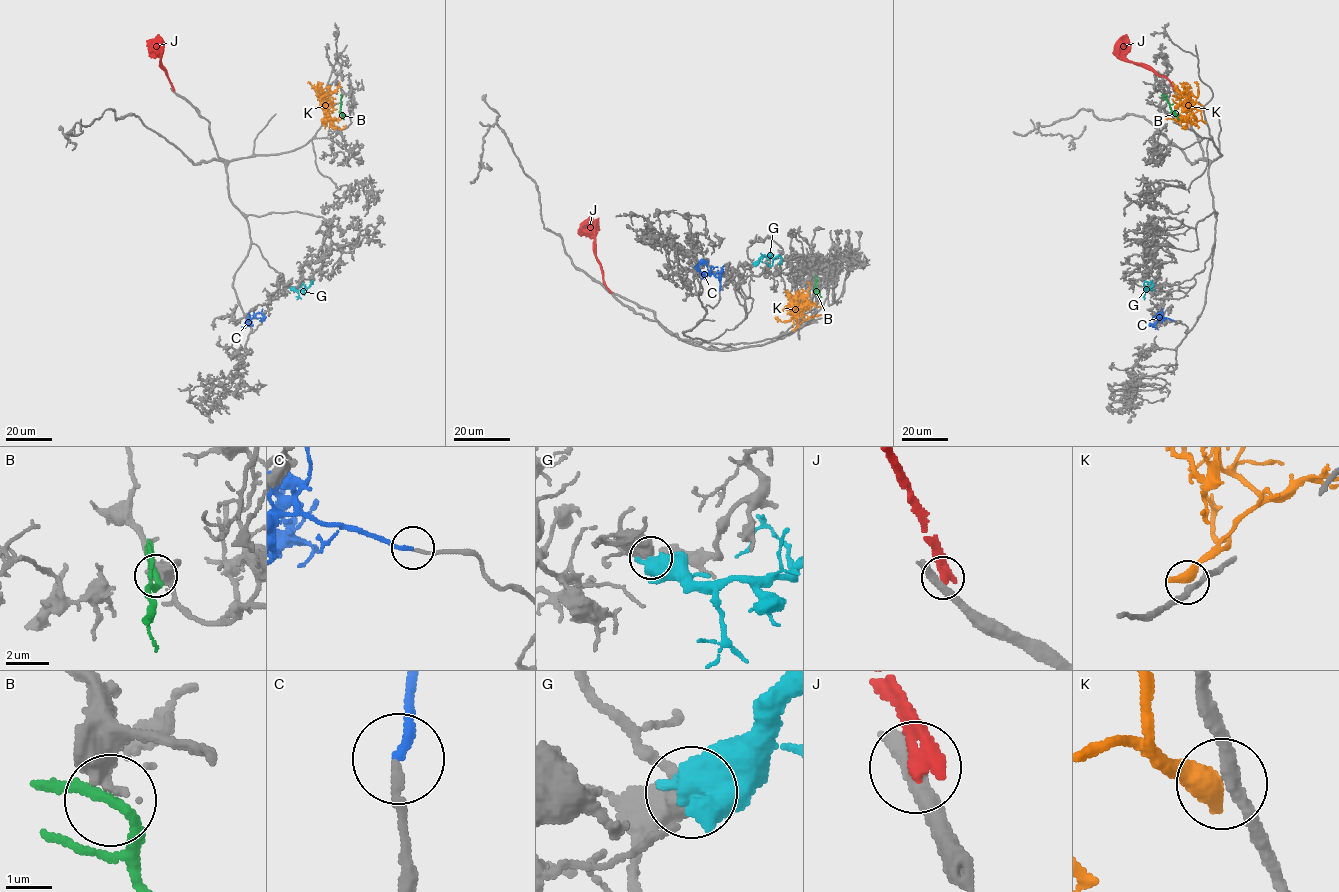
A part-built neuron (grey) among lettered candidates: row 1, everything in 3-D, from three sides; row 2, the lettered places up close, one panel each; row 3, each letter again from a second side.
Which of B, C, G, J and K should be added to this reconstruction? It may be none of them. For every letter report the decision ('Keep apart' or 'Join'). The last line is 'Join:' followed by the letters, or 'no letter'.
B: Keep apart
C: Join
G: Keep apart
J: Keep apart
K: Keep apart
Join: C

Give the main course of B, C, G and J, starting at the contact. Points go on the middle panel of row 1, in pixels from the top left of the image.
B: (816, 280), (815, 289), (819, 297)
C: (719, 291), (721, 277), (698, 269), (704, 263), (707, 267)
G: (754, 264), (761, 257), (779, 255), (780, 265)
J: (610, 291), (603, 280), (602, 269), (594, 253), (596, 223), (593, 233)

